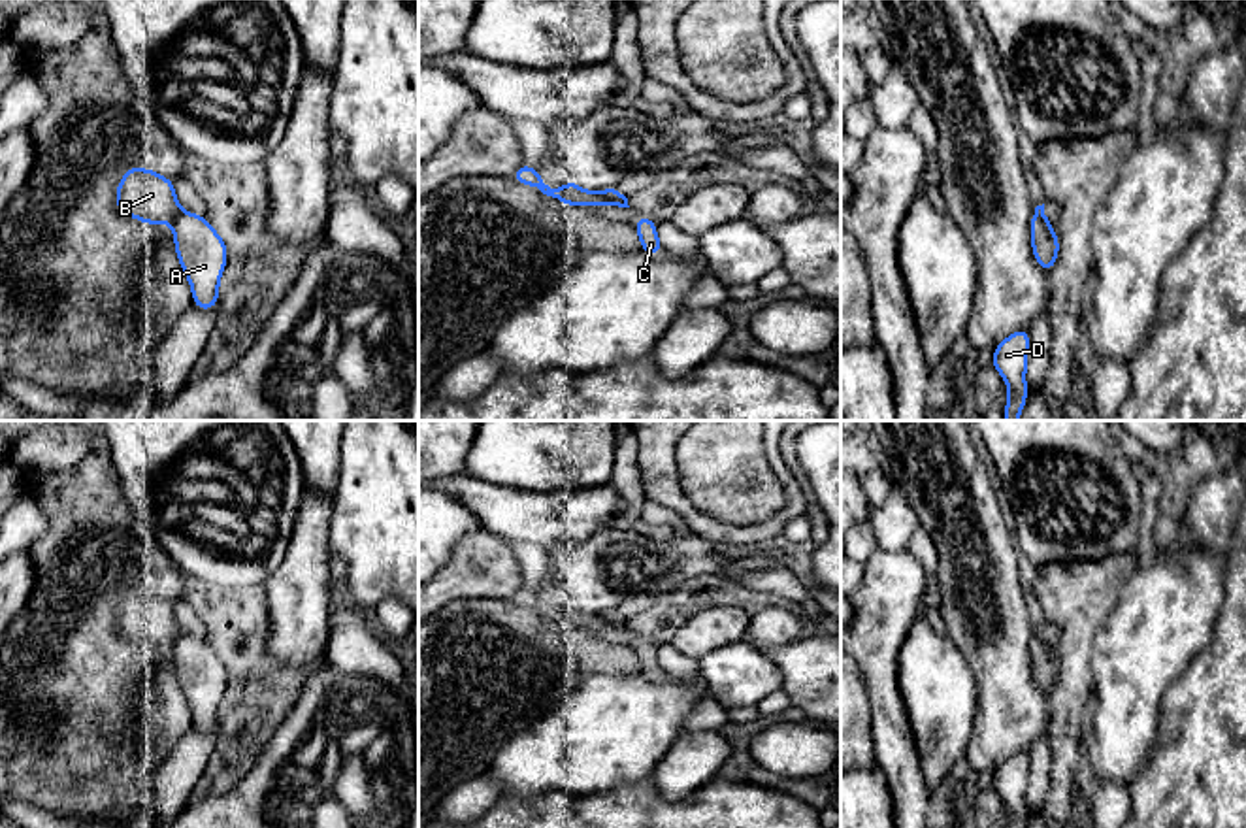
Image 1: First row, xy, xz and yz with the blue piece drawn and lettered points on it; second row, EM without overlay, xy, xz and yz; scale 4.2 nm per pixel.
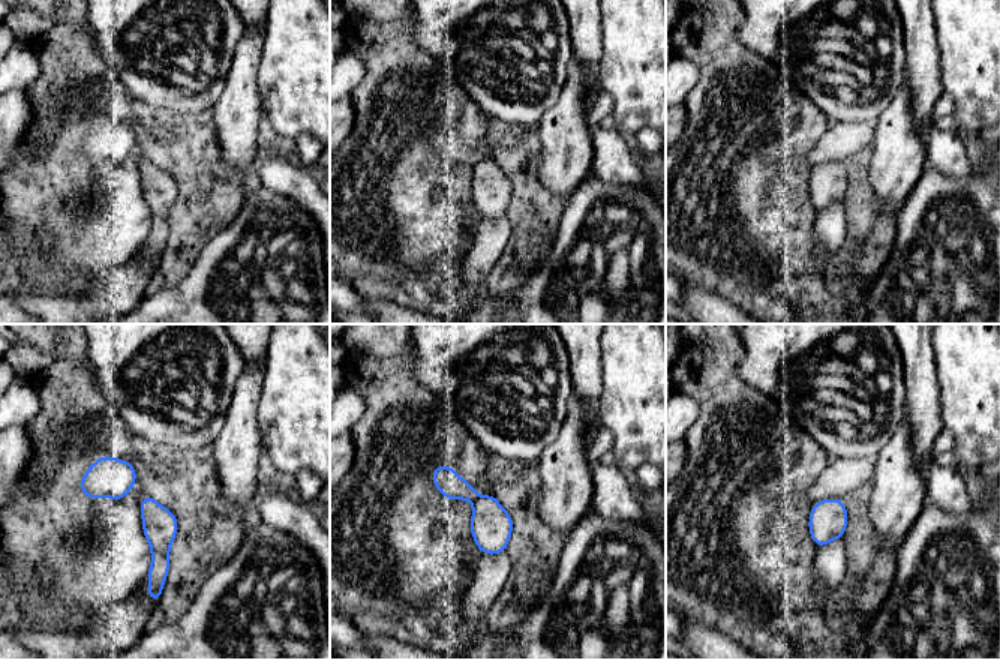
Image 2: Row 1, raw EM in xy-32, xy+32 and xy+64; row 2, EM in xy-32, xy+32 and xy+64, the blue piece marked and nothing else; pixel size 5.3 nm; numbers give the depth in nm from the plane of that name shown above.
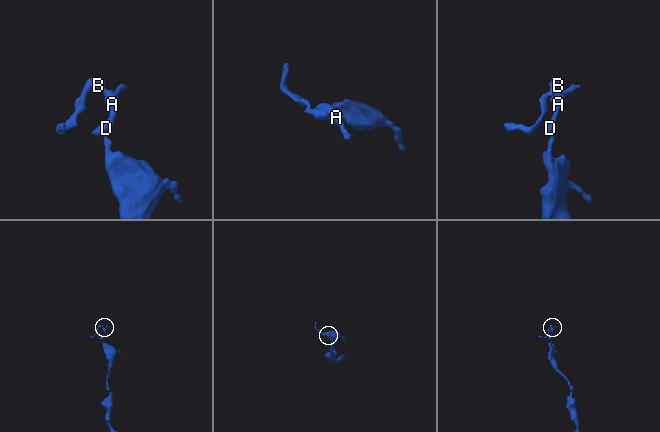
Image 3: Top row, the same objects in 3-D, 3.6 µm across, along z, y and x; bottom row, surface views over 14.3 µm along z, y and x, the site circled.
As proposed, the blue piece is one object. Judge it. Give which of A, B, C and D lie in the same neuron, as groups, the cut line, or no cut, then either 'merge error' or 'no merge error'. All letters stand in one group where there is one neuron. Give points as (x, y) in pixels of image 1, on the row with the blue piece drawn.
A C D / B; cut in xy along (183, 212), (172, 223); merge error

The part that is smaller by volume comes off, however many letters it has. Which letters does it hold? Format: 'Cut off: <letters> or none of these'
Cut off: B

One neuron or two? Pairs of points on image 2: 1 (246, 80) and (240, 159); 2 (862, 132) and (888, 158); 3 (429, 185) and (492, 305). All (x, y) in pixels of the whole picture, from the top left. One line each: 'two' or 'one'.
1: one
2: two
3: two

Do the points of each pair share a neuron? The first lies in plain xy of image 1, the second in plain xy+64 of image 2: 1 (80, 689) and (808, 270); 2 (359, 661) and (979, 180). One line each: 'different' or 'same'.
1: same
2: different

